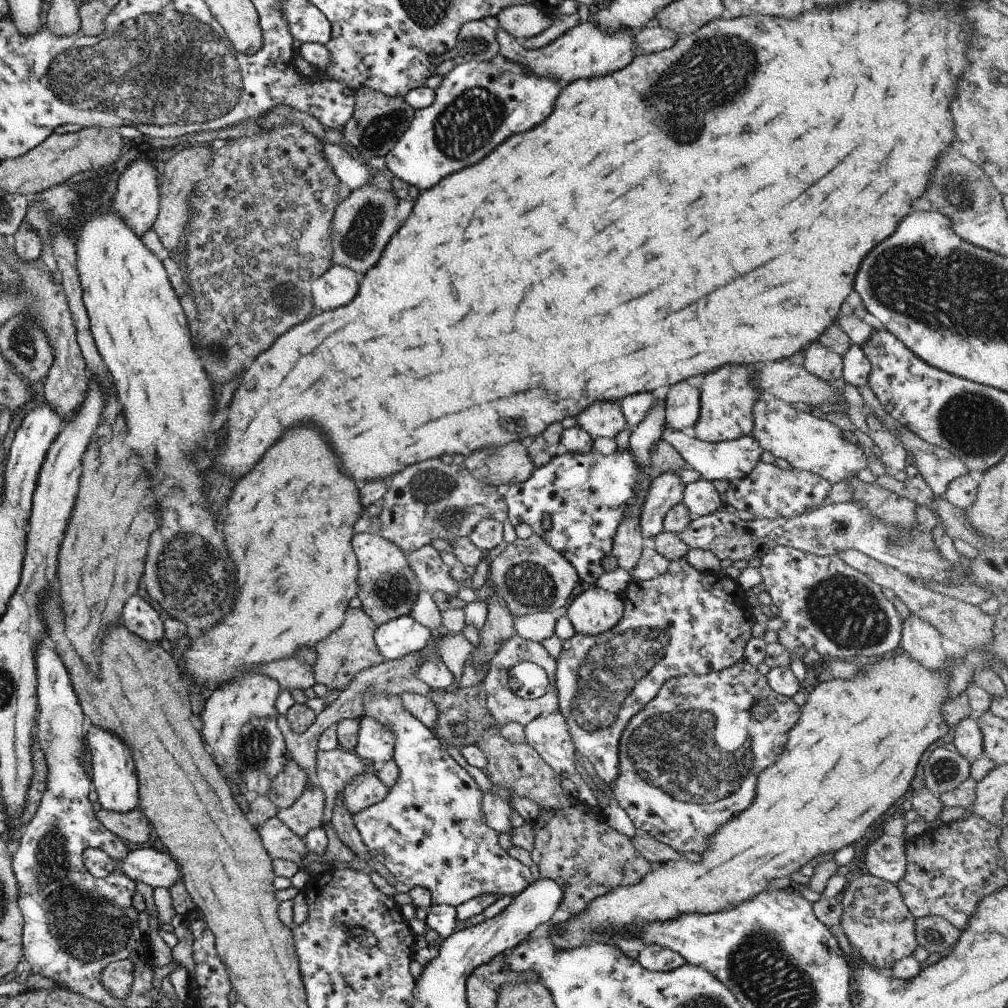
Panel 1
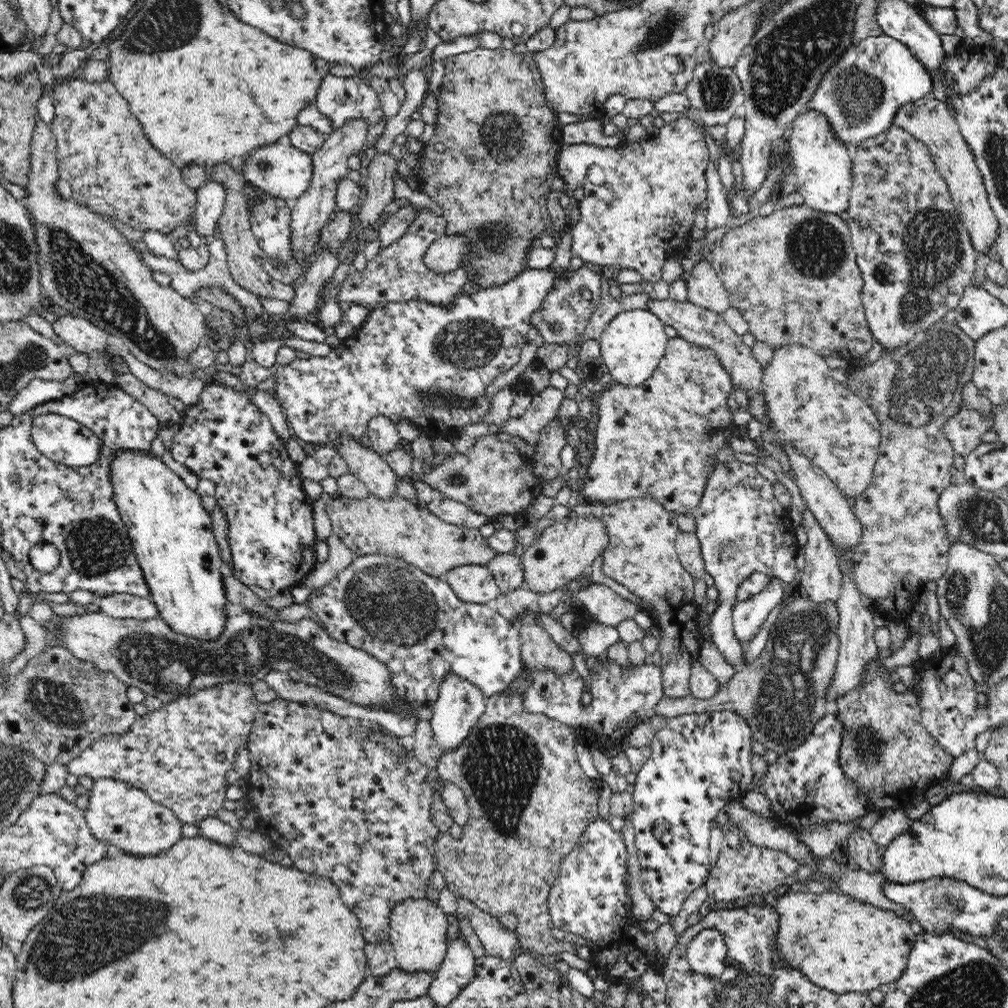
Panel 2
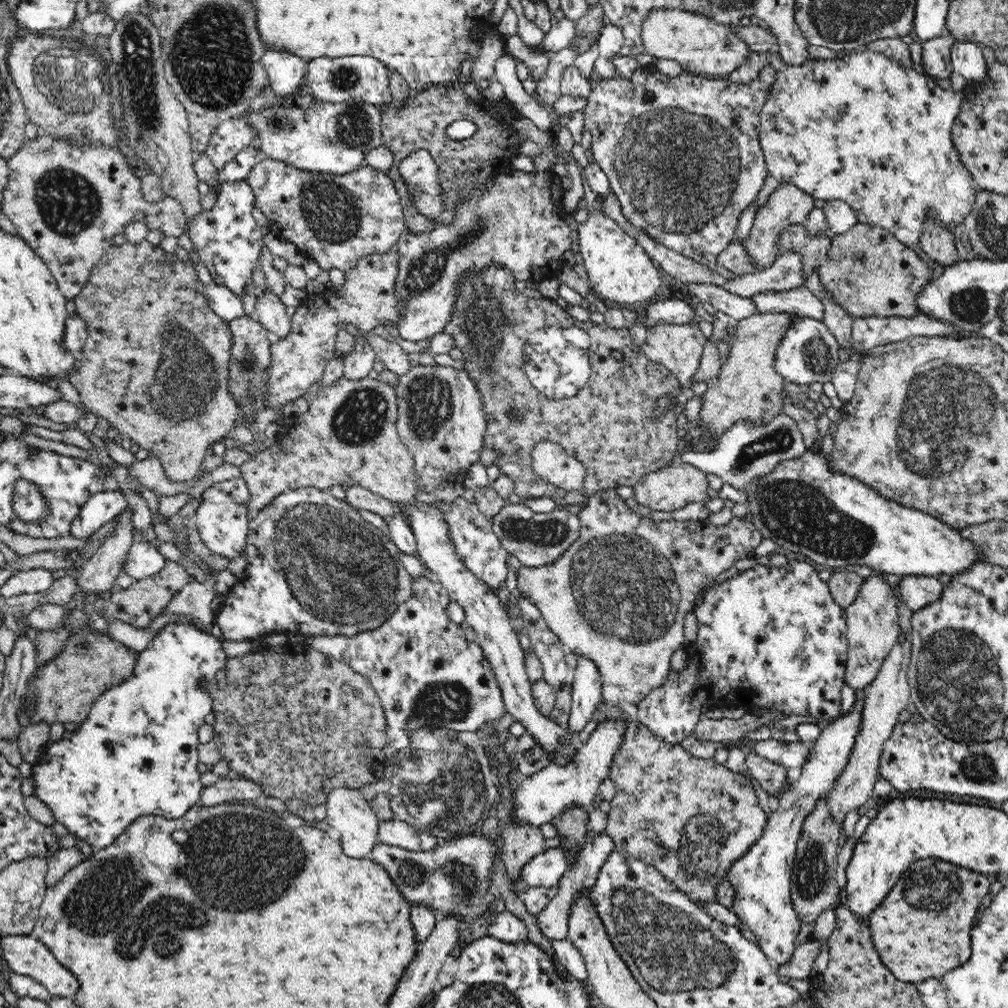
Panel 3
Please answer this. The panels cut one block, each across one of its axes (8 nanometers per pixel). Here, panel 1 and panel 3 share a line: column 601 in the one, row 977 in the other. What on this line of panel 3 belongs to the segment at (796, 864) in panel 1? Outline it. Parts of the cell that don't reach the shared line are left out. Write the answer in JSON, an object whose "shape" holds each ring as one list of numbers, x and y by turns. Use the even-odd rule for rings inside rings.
{"shape":[[934,858,914,861,901,876,882,904,867,916,874,949,883,965,900,982,917,984,931,978,942,981,944,974,962,966,972,954,968,932,990,897,990,883,984,874]]}

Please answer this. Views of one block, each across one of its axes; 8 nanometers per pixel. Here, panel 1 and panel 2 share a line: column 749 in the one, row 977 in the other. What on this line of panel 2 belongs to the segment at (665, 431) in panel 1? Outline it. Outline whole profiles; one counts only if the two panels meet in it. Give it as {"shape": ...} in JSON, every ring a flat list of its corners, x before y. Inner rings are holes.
{"shape":[[462,933,449,940,448,954,444,965,432,979,427,995,435,1002,435,1006,446,1006,473,975,475,957,468,940]]}

